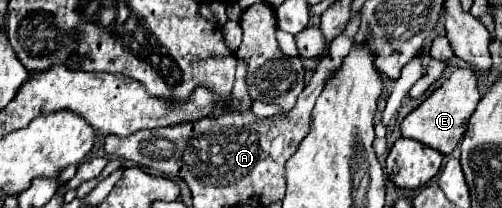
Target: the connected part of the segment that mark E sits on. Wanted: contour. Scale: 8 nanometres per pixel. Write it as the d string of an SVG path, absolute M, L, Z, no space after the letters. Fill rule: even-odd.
M458 68L446 78L446 82L432 92L412 114L408 114L402 122L402 136L414 138L442 154L450 154L458 140L464 136L468 128L468 120L474 114L476 106L480 102L480 92L478 92L478 80L476 74L470 68Z

